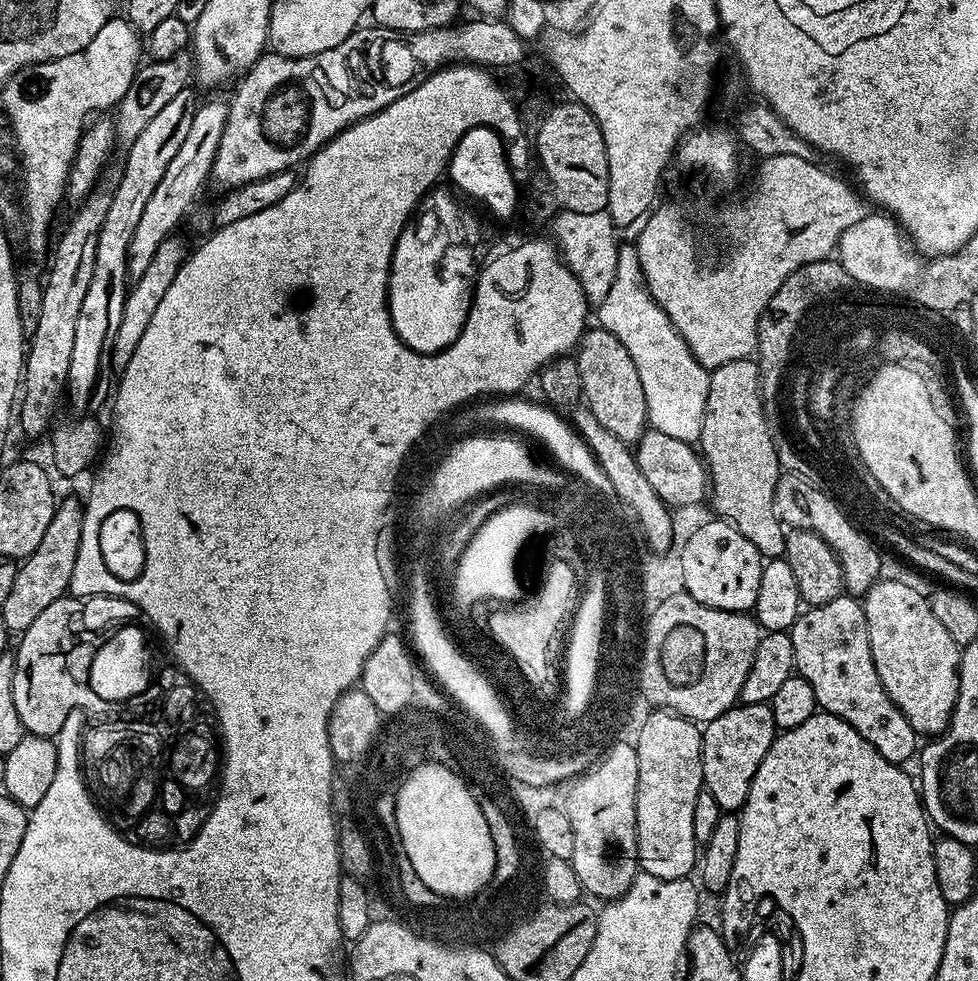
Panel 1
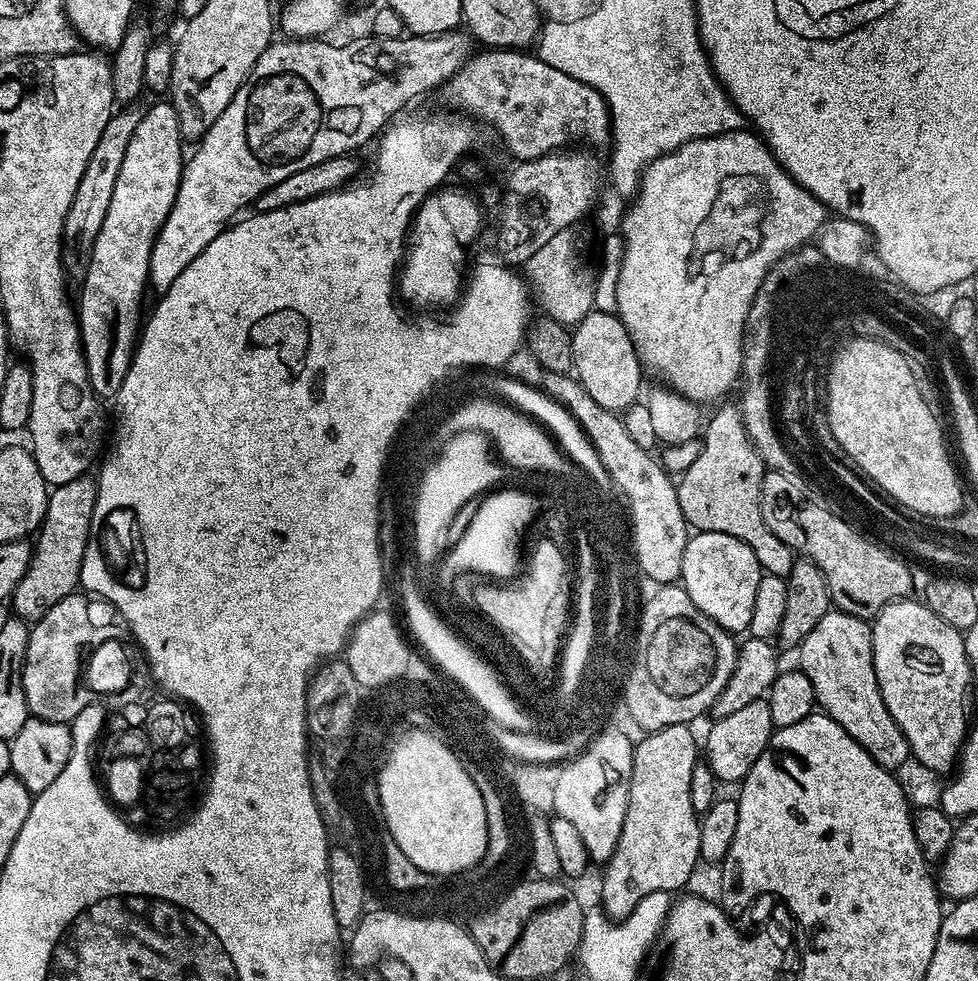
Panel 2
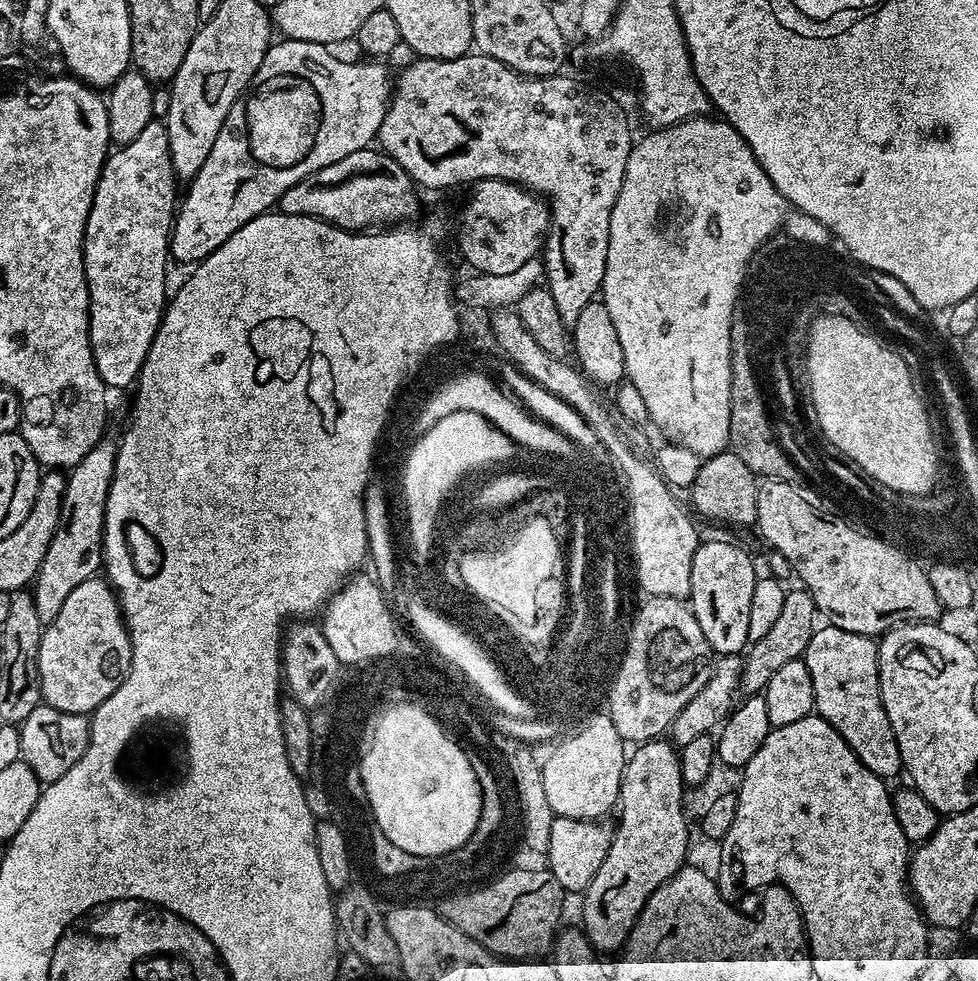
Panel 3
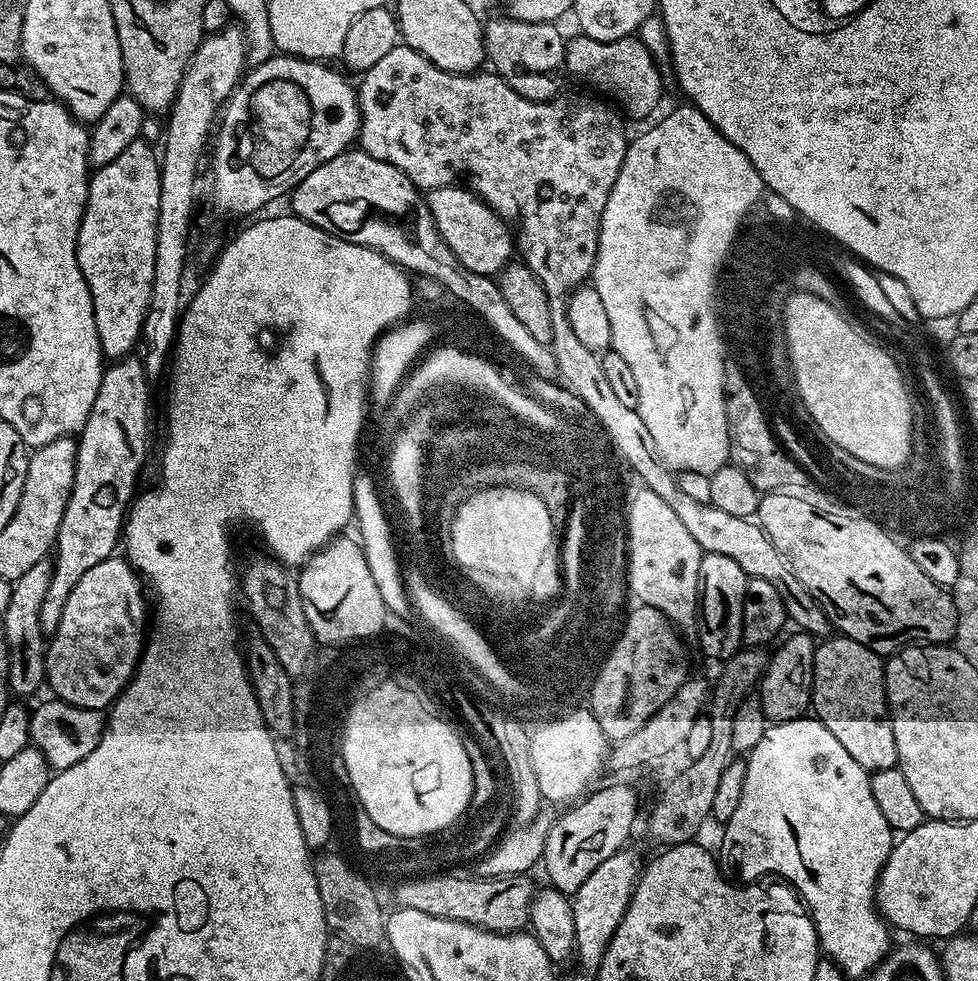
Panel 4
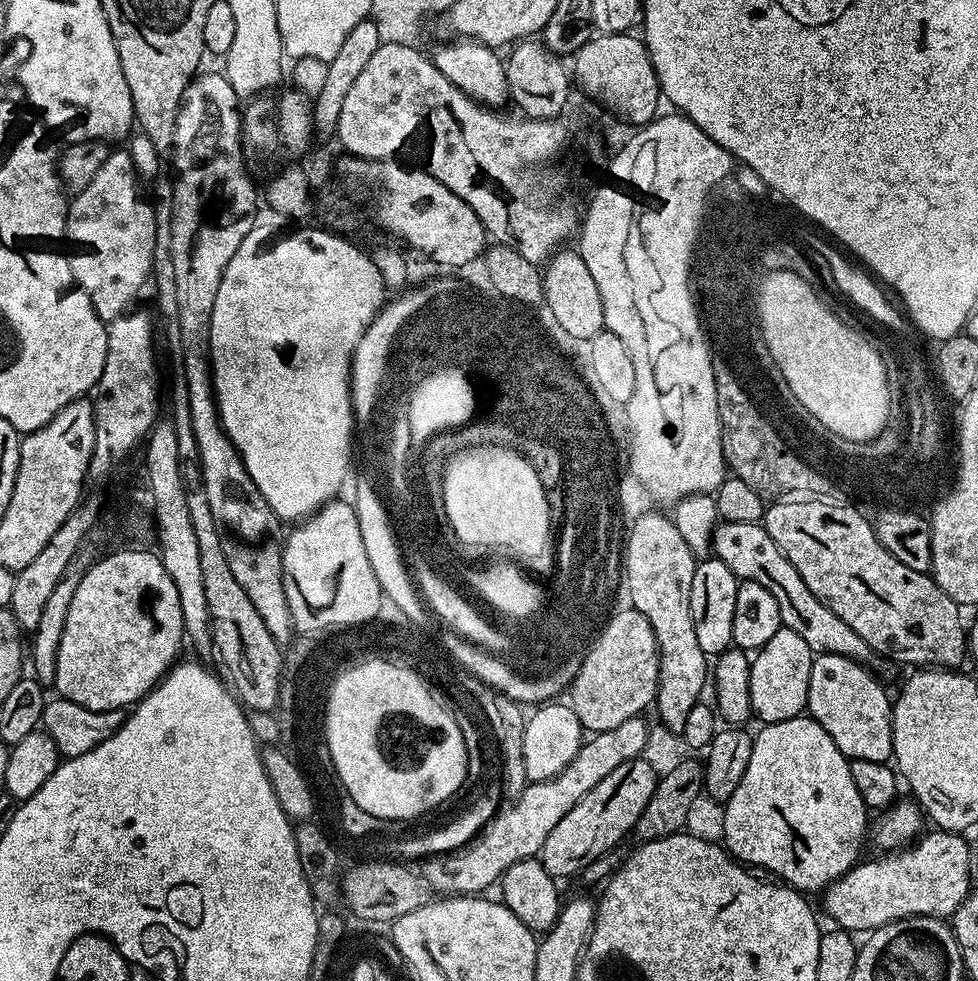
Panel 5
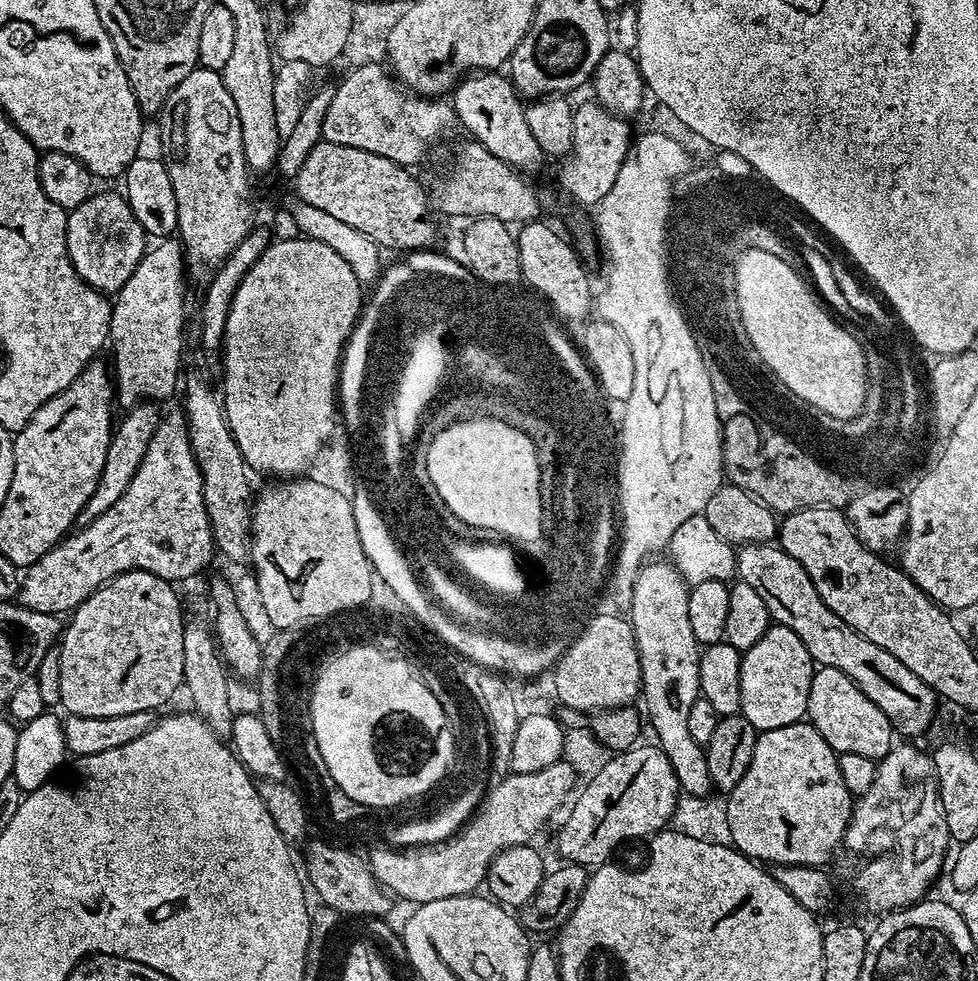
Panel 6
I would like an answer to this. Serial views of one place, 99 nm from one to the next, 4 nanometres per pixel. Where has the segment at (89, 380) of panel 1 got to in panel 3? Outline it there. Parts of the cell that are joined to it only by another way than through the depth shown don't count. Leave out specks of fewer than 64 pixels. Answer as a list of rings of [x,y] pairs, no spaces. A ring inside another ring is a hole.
[[[152,119],[150,123],[134,138],[134,142],[117,147],[105,159],[104,169],[100,172],[100,177],[94,190],[94,202],[90,206],[90,214],[86,218],[86,230],[84,231],[84,273],[88,283],[88,337],[92,347],[92,357],[94,366],[102,378],[102,382],[109,389],[128,388],[131,389],[136,381],[140,379],[140,371],[146,362],[146,354],[156,337],[156,331],[160,325],[160,319],[164,317],[166,307],[166,295],[164,287],[168,284],[168,264],[170,265],[170,237],[172,234],[172,222],[178,211],[178,192],[176,196],[178,181],[172,163],[170,162],[170,142],[168,141],[167,123],[159,119]]]

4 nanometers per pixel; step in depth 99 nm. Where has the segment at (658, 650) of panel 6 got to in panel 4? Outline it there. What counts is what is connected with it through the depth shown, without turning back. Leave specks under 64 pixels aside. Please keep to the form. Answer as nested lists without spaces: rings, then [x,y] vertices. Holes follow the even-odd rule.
[[[646,487],[639,491],[627,505],[627,587],[640,604],[658,610],[681,633],[691,633],[696,626],[700,547],[658,494]]]

